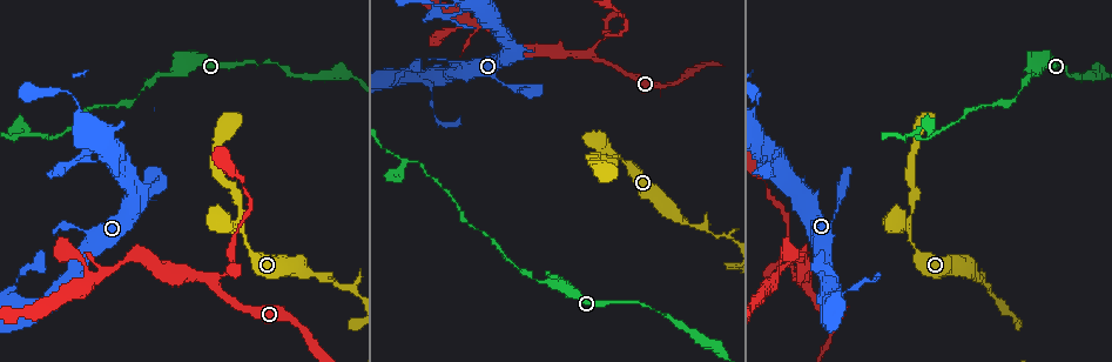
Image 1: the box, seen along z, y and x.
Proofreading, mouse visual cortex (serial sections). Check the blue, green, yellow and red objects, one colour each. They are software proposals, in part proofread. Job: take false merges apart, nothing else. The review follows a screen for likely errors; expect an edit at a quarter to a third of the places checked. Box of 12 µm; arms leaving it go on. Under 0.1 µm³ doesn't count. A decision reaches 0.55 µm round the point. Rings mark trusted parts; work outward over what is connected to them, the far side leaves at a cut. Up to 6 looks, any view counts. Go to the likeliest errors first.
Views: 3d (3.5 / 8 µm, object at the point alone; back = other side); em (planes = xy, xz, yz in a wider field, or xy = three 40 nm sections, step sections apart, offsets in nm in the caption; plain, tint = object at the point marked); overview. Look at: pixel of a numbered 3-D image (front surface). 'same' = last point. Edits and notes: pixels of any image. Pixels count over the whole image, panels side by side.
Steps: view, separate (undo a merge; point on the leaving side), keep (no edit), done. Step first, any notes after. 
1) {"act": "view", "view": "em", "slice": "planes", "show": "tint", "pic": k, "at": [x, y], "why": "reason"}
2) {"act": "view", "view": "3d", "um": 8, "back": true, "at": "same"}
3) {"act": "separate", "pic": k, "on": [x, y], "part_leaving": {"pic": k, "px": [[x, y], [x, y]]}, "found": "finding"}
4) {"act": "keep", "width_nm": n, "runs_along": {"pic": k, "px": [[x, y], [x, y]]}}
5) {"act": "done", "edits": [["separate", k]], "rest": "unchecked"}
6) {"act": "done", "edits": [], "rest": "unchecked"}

{"act": "view", "view": "3d", "um": 8, "back": true, "pic": 1, "at": [915, 134], "why": "abrupt turn"}

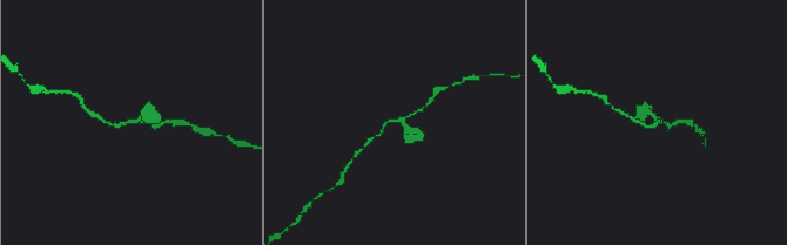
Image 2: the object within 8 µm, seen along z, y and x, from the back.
{"act": "view", "view": "em", "slice": "xy", "step": 5, "show": "tint", "pic": 2, "at": [137, 121], "why": "need the tissue"}

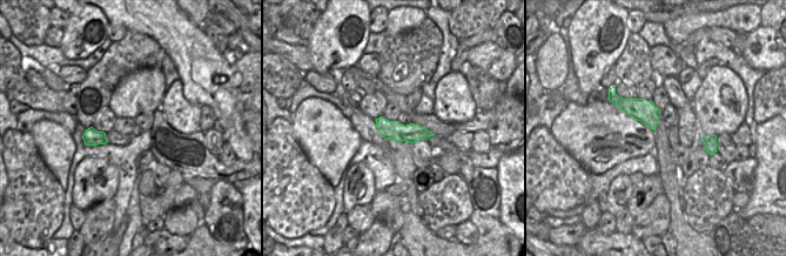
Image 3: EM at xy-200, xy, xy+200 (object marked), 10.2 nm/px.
{"act": "keep", "width_nm": 190, "runs_along": {"pic": 2, "px": [[113, 123], [159, 117]]}, "found": "one cell here"}

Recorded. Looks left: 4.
{"act": "view", "view": "3d", "um": 3.5, "pic": 1, "at": [792, 267], "why": "narrows sharply"}

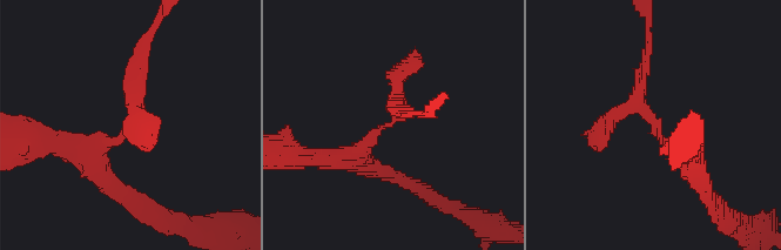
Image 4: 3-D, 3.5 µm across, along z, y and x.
{"act": "view", "view": "em", "slice": "xy", "step": 1, "show": "tint", "pic": 4, "at": [658, 127]}

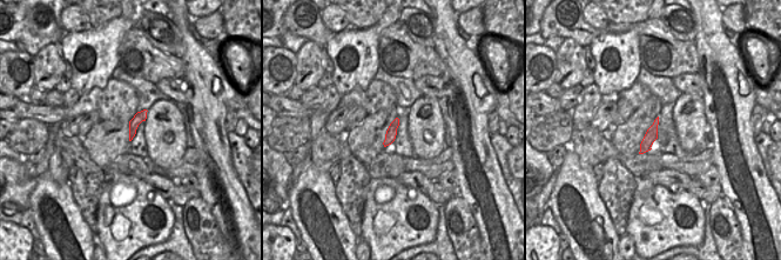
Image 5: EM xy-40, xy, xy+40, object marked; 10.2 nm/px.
{"act": "keep", "runs_along": {"pic": 4, "px": [[94, 169], [137, 119], [141, 53]]}, "found": "all the same cell"}

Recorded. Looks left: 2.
{"act": "view", "view": "3d", "um": 3.5, "pic": 1, "at": [75, 163]}

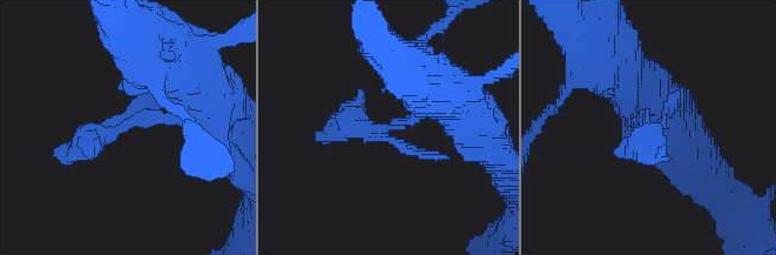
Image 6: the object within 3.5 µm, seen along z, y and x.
{"act": "view", "view": "em", "slice": "xy", "step": 5, "show": "tint", "pic": 6, "at": [125, 126], "why": "shape alone is not enough"}

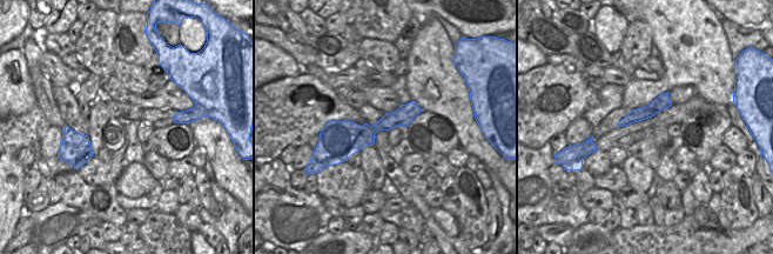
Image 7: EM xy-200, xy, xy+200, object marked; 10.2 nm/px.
{"act": "keep", "runs_along": {"pic": 7, "px": [[416, 108], [369, 132], [335, 132]]}, "found": "continuous, no second cell"}

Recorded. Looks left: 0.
{"act": "done", "edits": [], "rest": "unchecked"}

